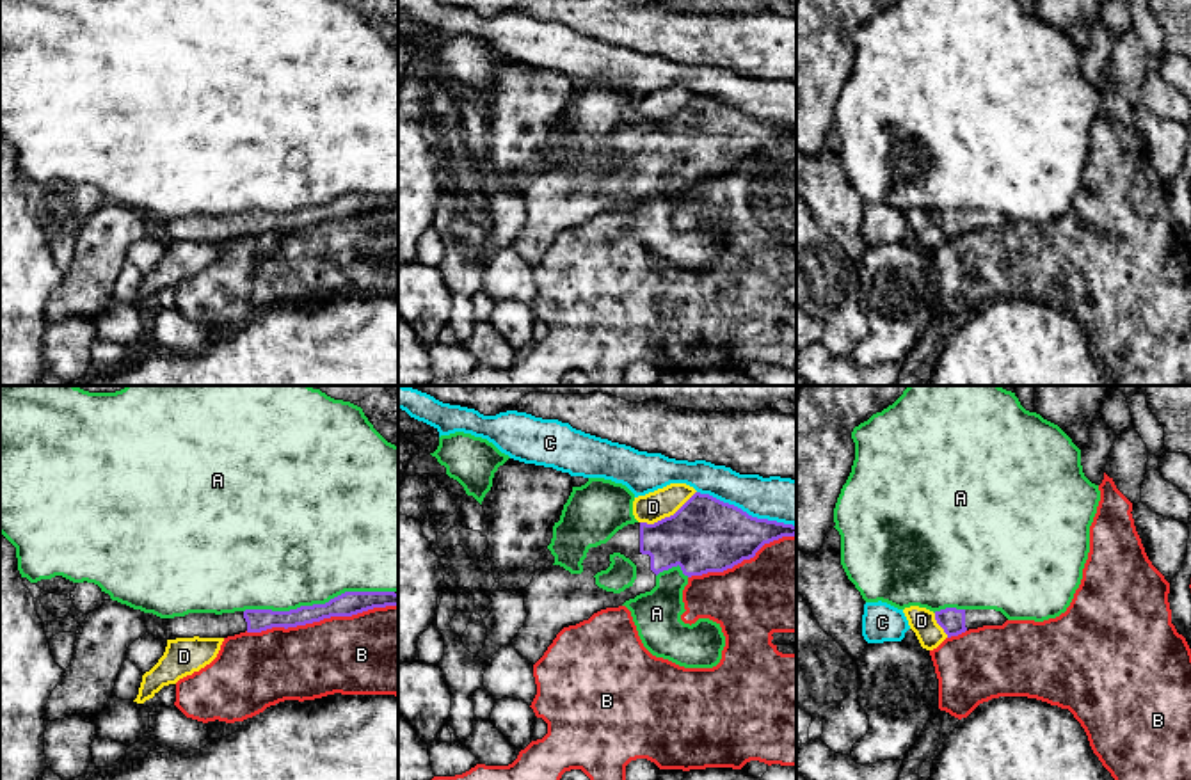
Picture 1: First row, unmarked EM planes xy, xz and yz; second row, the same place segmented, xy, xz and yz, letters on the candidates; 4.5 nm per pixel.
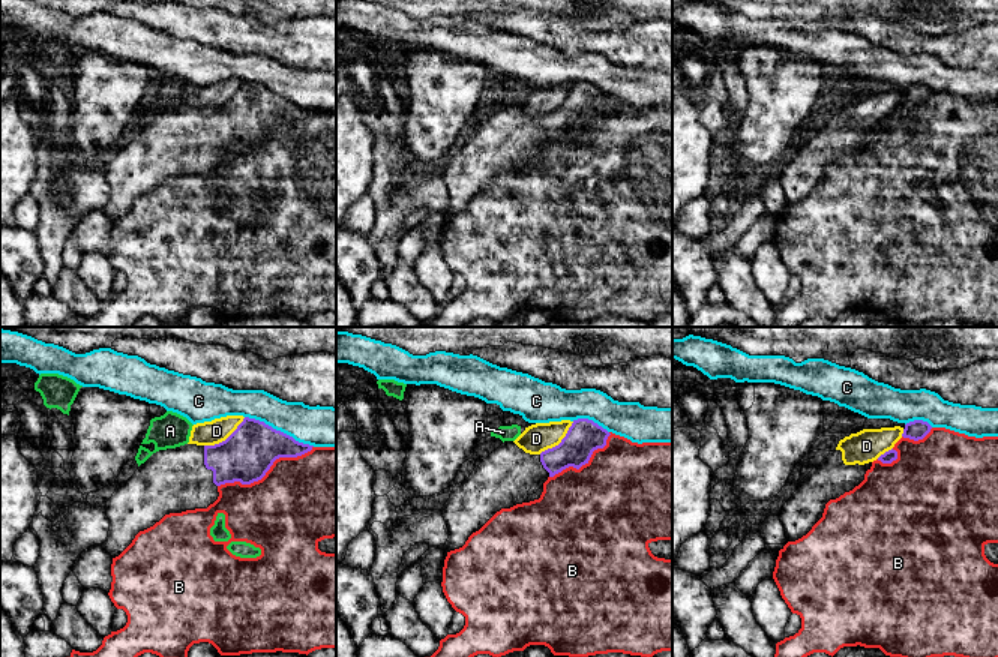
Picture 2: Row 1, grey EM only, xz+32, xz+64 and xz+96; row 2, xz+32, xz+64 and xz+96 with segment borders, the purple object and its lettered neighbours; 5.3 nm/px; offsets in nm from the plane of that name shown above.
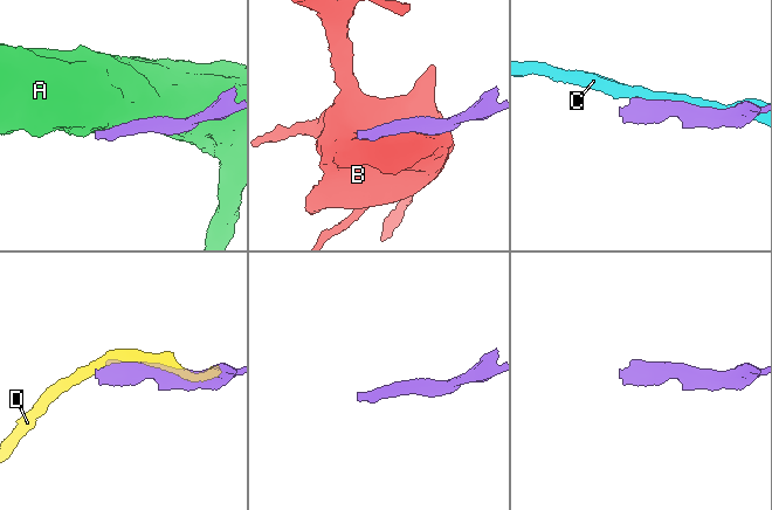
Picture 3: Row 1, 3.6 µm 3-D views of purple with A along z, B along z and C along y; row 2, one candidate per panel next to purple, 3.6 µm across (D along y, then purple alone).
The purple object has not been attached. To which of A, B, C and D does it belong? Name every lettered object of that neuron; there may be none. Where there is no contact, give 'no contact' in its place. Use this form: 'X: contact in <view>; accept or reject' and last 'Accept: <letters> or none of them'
A: contact in xy; reject
B: contact in xy; reject
C: contact in xz; reject
D: contact in xz; reject
Accept: none of them

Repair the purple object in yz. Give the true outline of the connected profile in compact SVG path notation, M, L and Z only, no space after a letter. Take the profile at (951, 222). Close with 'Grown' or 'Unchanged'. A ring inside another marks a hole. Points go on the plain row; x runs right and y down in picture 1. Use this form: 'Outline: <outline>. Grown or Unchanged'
Outline: M946 210L946 211L935 213L935 222L944 231L947 240L951 240L969 231L978 231L983 227L1003 227L1008 220L995 211Z. Grown

